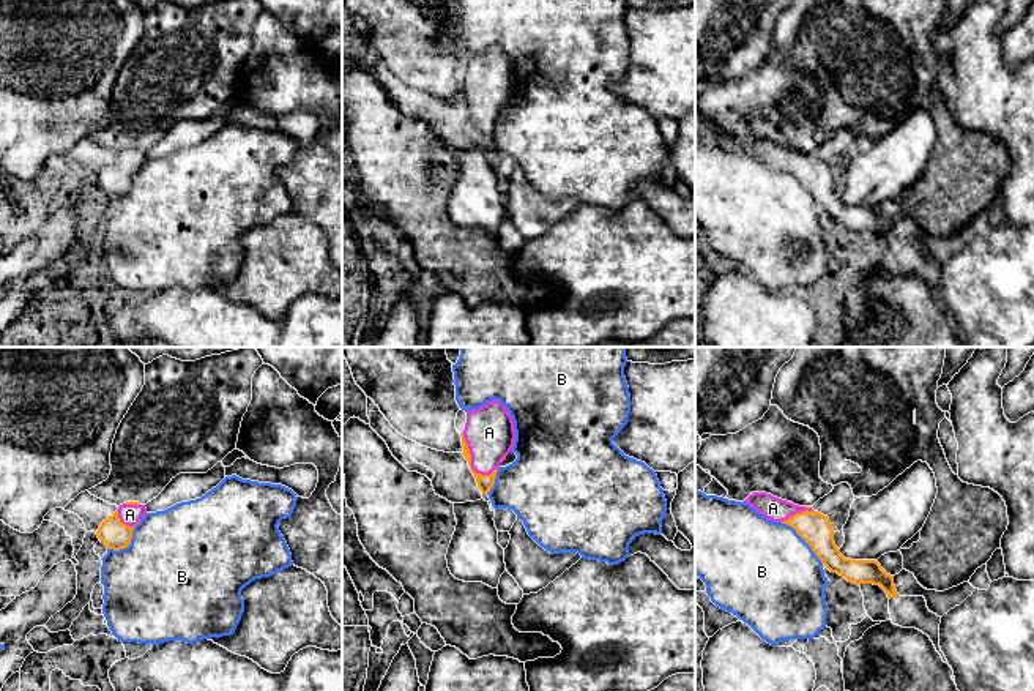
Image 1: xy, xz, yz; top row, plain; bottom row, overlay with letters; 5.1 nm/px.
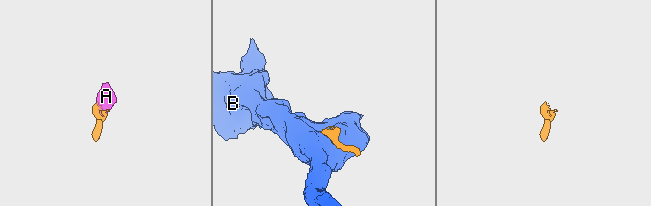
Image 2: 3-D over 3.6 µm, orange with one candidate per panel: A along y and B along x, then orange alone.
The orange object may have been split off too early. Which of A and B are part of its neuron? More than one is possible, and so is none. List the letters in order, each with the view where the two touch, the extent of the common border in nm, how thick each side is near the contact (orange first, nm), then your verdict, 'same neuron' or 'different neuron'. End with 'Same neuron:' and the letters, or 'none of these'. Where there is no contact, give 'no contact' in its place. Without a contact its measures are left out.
A: meets orange in xz; contact 260 nm long; 80 nm thick on the orange side, 260 nm on the other; same neuron
B: meets orange in yz; contact 300 nm long; 170 nm thick on the orange side, 500 nm on the other; different neuron
Same neuron: A

